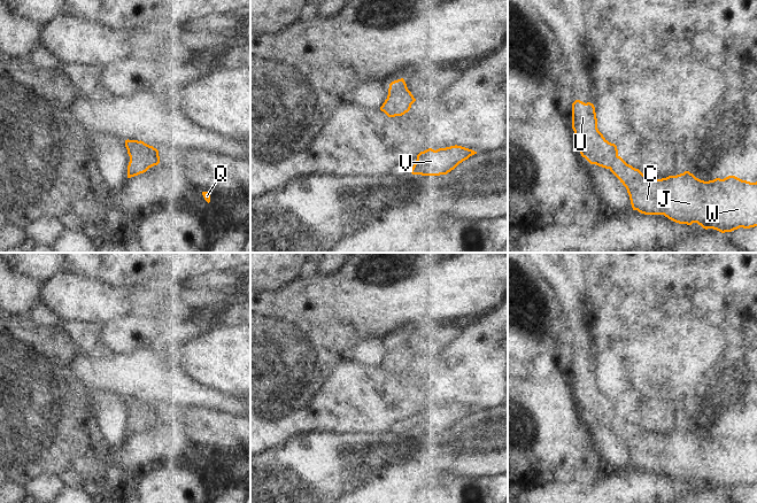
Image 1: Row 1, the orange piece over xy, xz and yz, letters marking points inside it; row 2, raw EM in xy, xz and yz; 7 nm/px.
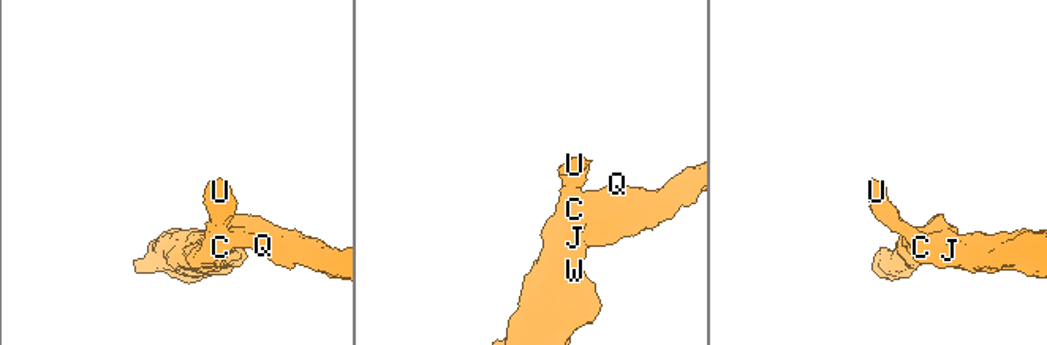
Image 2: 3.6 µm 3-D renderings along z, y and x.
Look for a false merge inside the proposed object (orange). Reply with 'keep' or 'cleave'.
keep

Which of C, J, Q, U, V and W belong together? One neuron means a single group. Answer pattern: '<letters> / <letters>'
C J Q U V W

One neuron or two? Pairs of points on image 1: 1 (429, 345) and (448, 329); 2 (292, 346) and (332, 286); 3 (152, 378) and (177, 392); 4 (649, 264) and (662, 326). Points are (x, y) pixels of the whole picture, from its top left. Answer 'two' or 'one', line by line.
1: one
2: one
3: one
4: two

